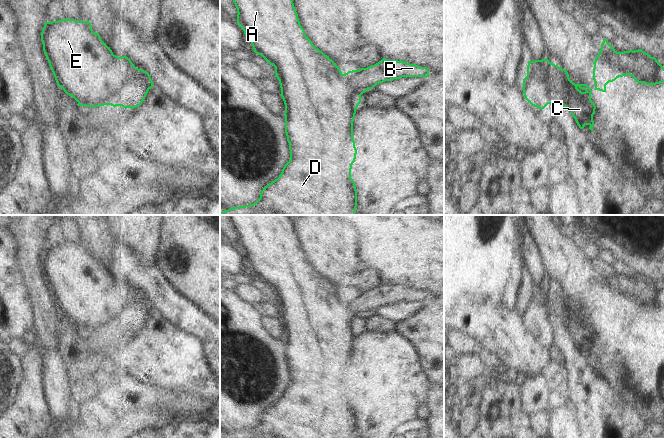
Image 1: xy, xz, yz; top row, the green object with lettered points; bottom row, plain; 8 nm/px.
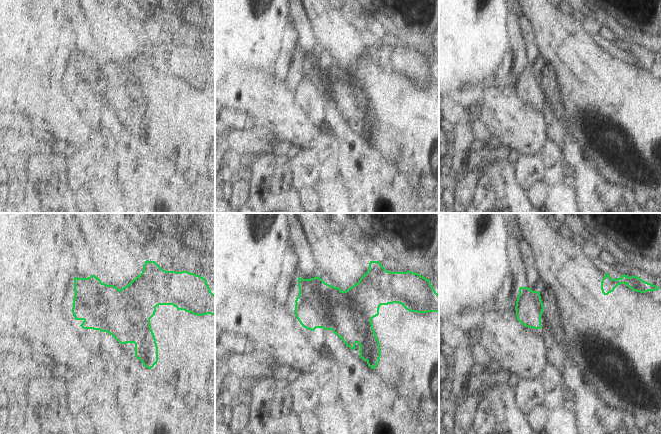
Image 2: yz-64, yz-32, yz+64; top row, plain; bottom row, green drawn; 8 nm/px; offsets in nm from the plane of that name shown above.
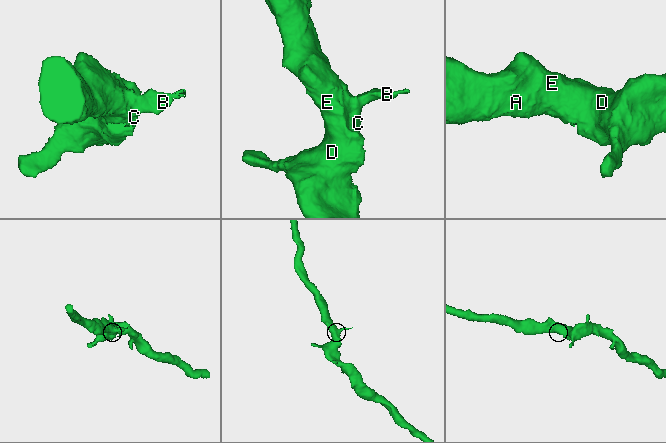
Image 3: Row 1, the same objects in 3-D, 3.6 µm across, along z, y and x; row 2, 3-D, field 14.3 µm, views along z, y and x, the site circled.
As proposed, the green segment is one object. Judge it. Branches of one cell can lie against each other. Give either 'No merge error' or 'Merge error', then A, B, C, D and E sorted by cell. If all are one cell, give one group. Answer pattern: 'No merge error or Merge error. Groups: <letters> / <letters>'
Merge error. Groups: A C D E / B.

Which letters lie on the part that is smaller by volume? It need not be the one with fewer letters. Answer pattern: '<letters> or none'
B

